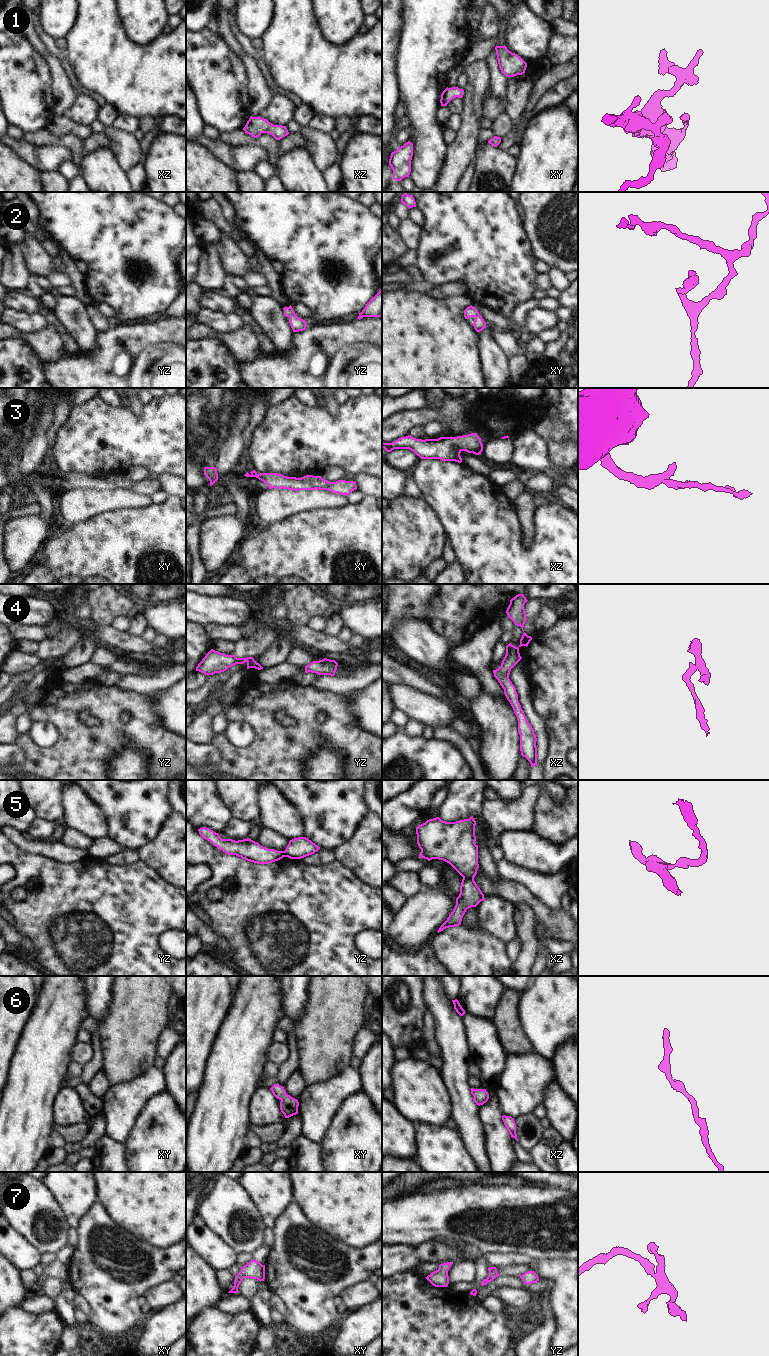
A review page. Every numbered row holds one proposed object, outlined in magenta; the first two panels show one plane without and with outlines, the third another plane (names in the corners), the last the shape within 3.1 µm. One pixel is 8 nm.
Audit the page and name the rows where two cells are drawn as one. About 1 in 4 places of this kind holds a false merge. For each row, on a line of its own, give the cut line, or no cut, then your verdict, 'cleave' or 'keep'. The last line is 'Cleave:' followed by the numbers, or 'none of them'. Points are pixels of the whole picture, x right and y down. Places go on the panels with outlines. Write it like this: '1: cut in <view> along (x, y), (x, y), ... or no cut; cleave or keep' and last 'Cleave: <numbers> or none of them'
1: no cut; keep
2: no cut; keep
3: no cut; keep
4: cut in yz along (256, 662), (250, 667); cleave
5: cut in xz along (463, 877), (473, 879); cleave
6: no cut; keep
7: no cut; keep
Cleave: 4, 5

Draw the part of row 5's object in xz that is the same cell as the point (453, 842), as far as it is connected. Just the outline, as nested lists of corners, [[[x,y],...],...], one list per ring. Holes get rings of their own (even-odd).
[[[473,816],[456,822],[446,822],[439,817],[427,820],[416,828],[417,844],[421,849],[419,857],[428,861],[443,860],[449,863],[463,878],[474,879],[479,868],[475,825],[476,821]]]

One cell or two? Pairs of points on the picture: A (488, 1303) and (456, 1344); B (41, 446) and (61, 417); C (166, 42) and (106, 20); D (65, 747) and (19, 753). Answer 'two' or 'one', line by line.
A: two
B: two
C: one
D: two

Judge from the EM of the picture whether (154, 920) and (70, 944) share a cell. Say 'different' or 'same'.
same

